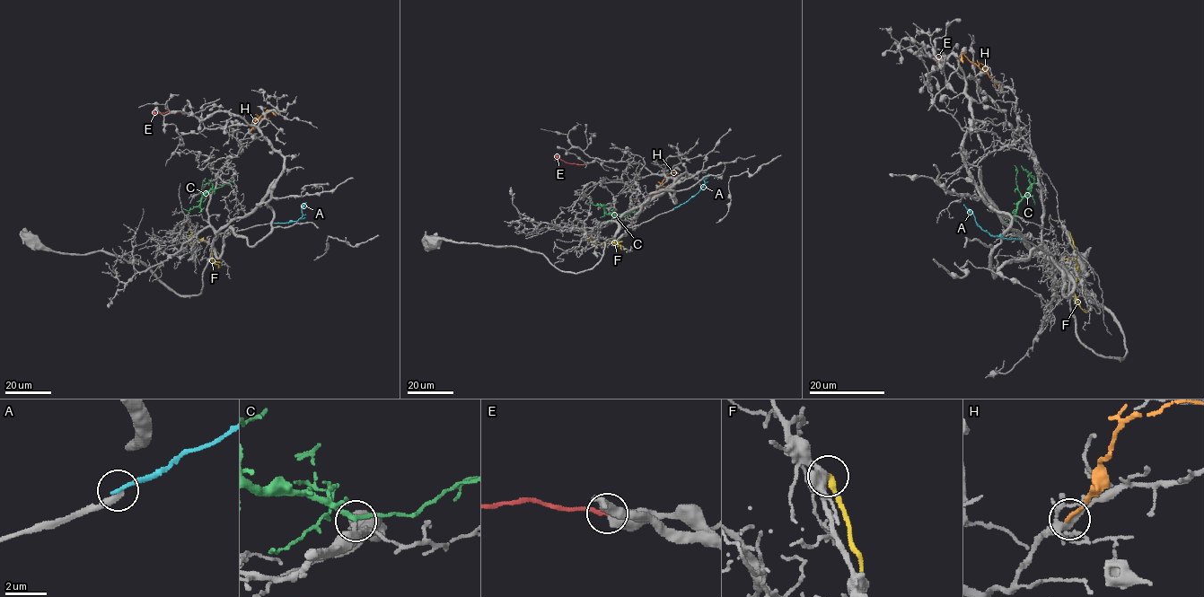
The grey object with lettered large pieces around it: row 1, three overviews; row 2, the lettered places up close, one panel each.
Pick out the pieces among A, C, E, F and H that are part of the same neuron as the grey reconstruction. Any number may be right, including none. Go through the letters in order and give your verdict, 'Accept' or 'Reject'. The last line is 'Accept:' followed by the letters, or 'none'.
A: Reject
C: Accept
E: Accept
F: Reject
H: Reject
Accept: C, E

